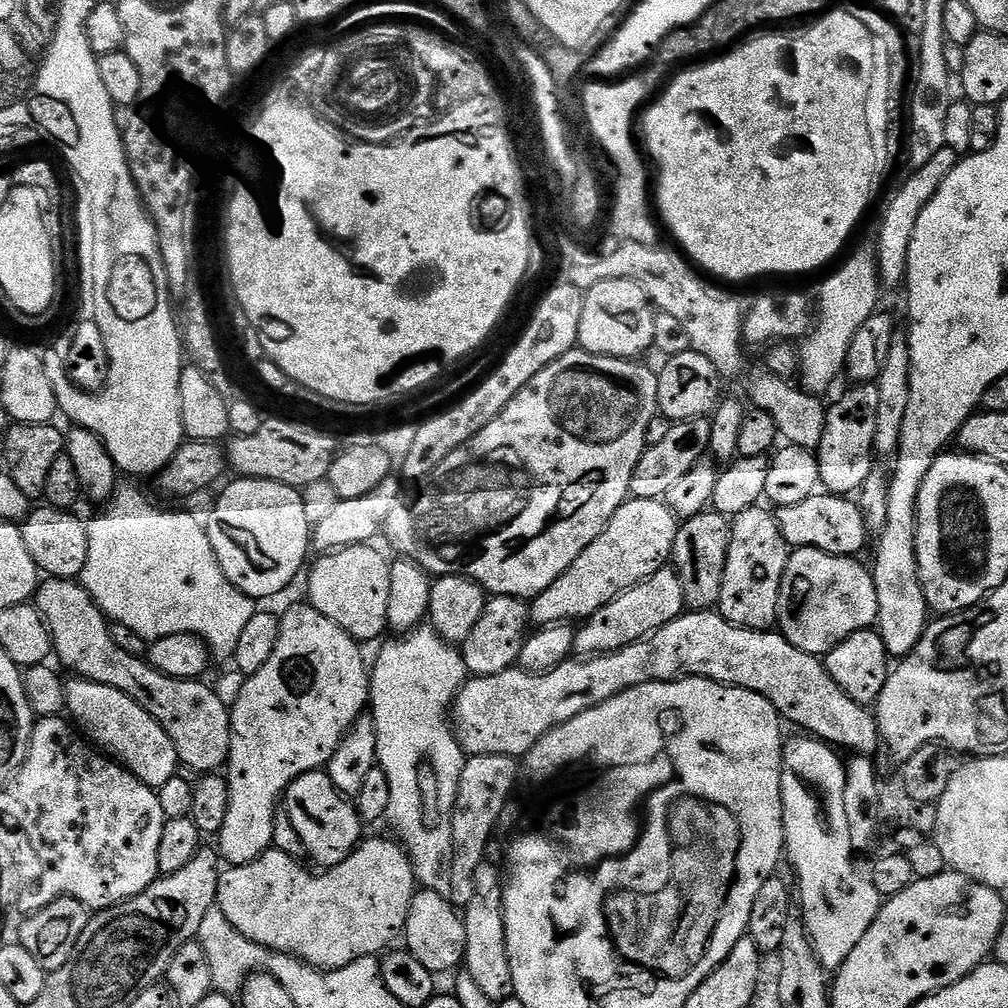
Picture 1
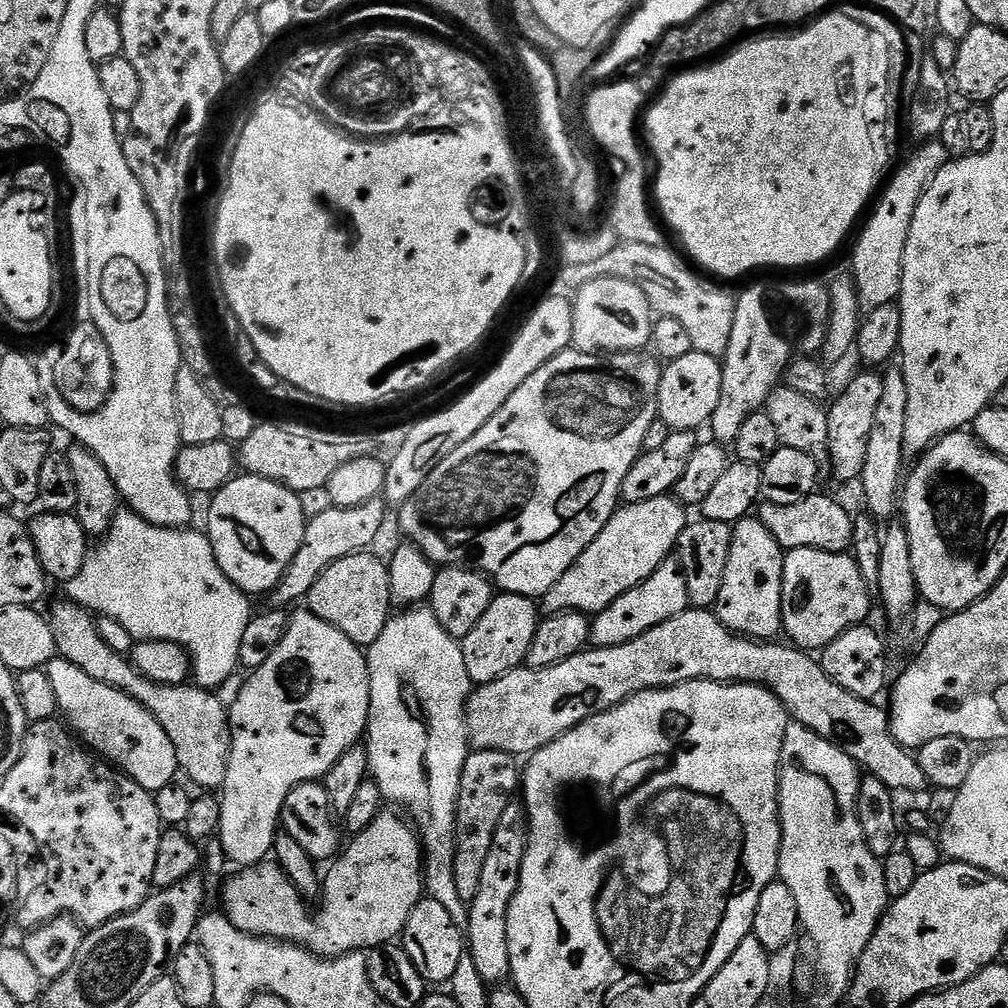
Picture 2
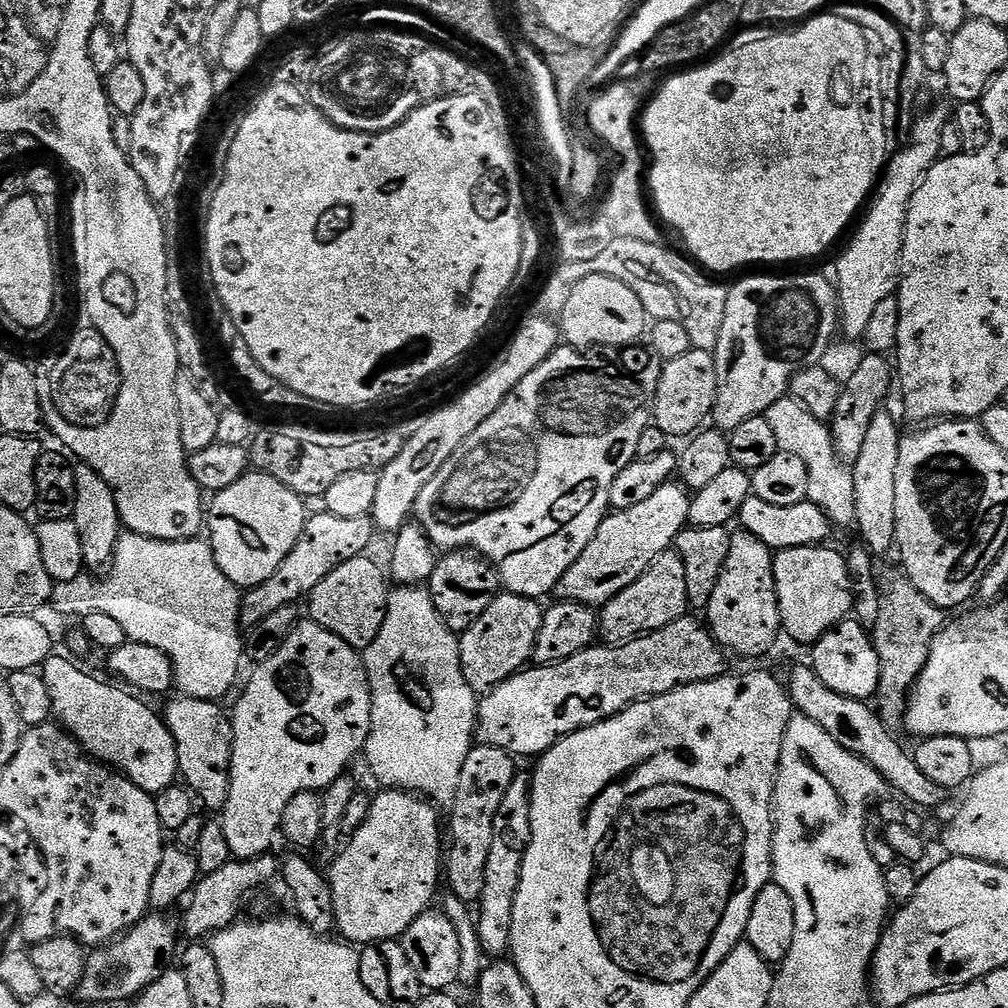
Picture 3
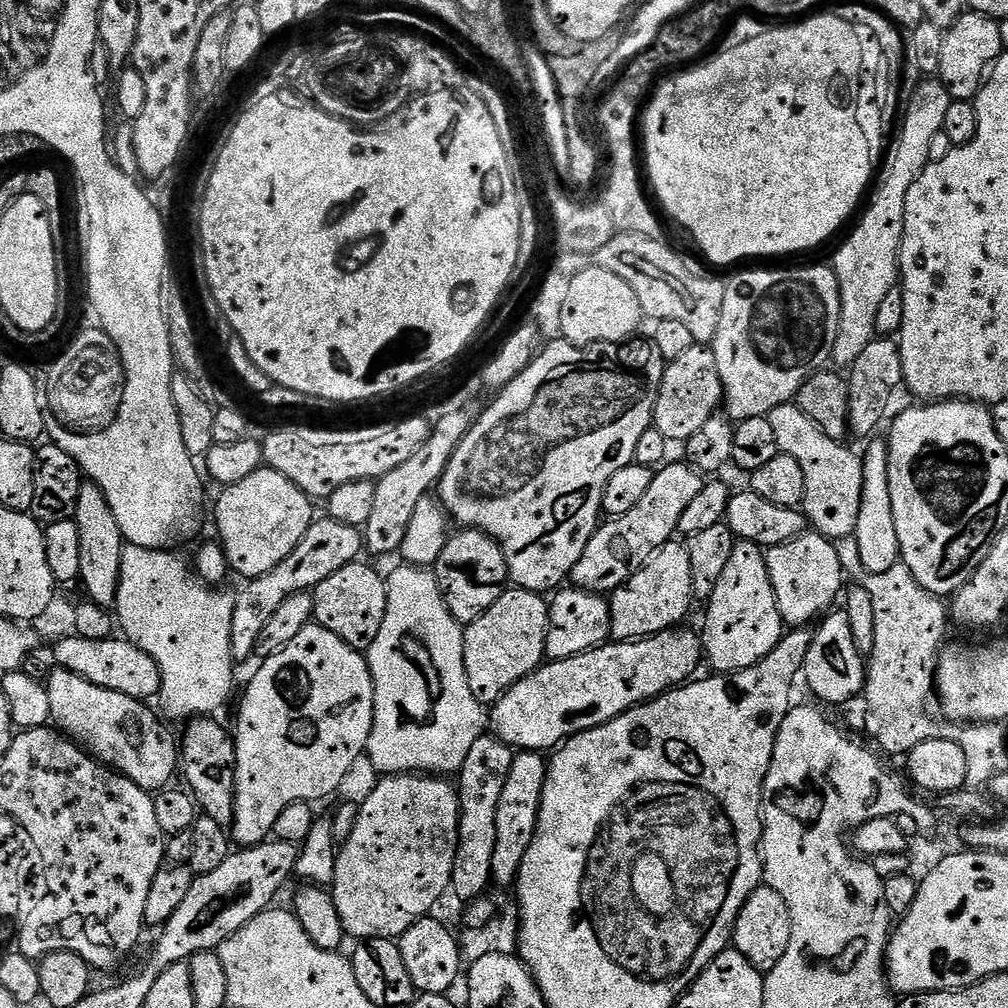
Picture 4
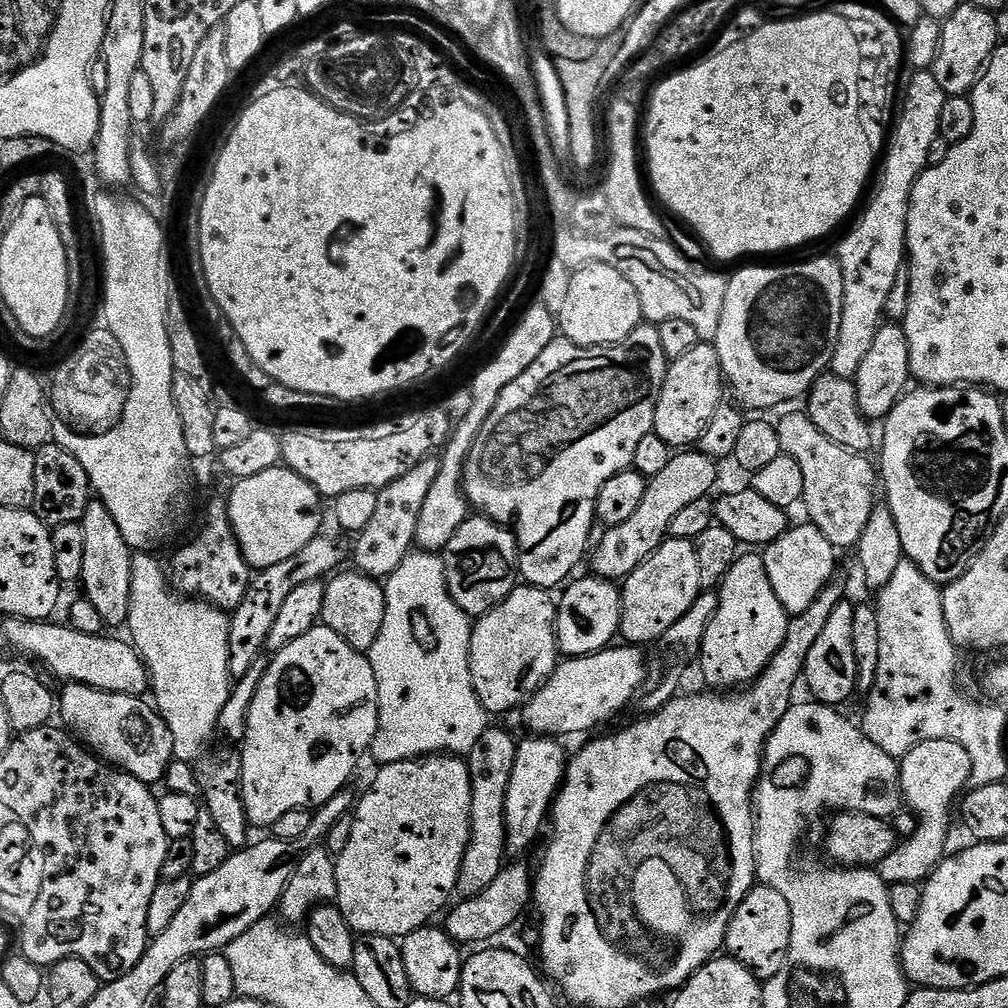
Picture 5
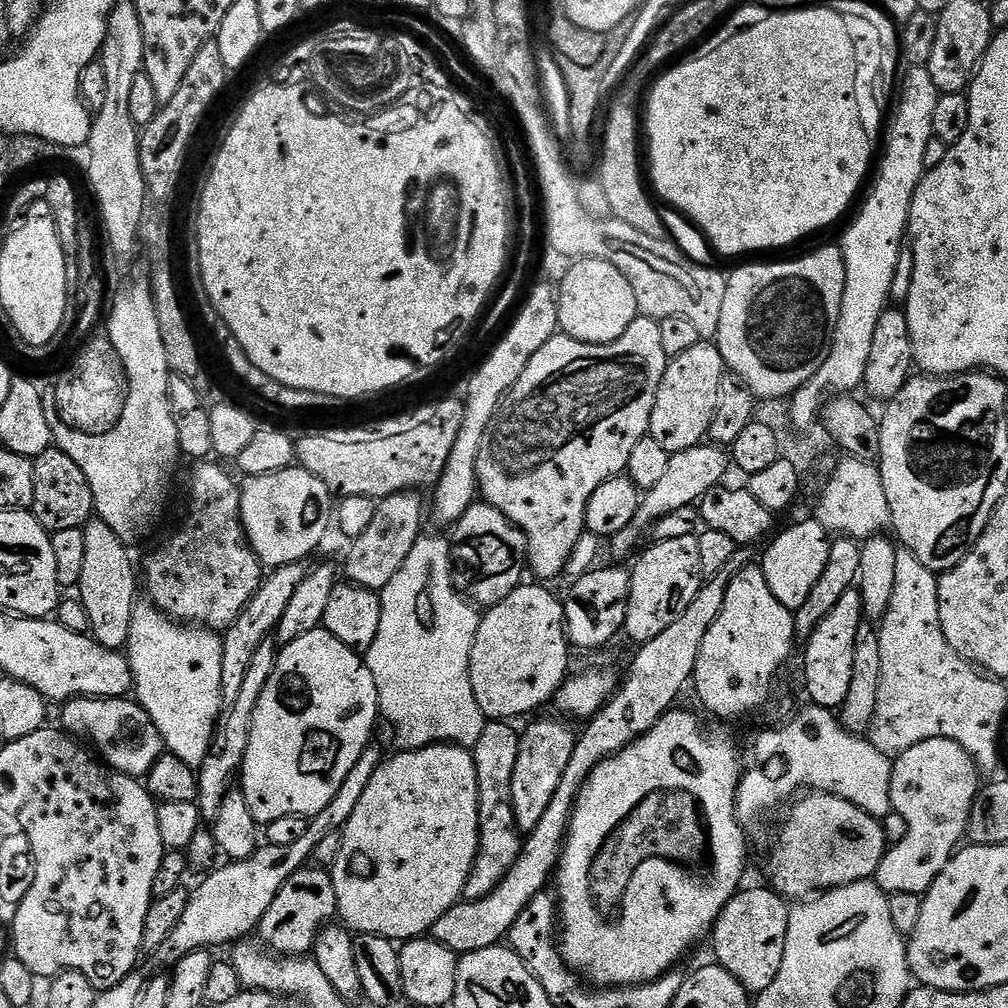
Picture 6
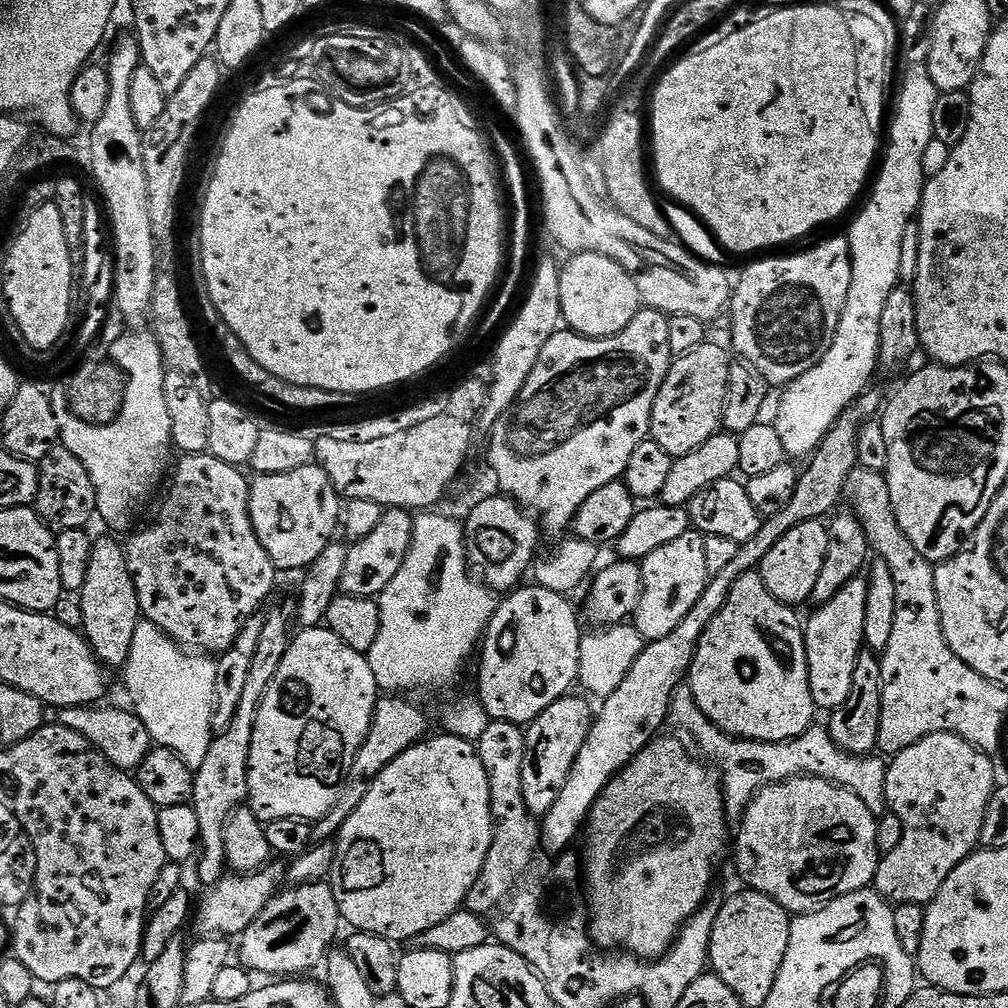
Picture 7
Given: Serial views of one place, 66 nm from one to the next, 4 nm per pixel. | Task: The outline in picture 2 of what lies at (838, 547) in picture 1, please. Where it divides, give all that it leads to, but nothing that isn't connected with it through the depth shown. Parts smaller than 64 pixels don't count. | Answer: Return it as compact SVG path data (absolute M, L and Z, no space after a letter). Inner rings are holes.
M813 494L793 504L761 503L758 518L785 550L813 548L823 552L847 553L852 546L853 513L848 513L838 501L820 495Z

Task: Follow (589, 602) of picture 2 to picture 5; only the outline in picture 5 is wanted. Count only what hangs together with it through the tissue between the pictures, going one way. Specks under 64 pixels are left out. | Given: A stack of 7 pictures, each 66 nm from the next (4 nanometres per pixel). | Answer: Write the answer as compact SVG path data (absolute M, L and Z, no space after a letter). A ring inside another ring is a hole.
M699 450L677 451L670 466L648 480L648 489L634 515L603 533L605 536L601 538L596 553L595 548L591 553L591 571L601 580L623 582L649 554L658 550L662 541L669 539L670 522L678 518L678 510L686 510L690 502L698 502L709 495L708 491L716 484L716 468L717 461L703 456Z

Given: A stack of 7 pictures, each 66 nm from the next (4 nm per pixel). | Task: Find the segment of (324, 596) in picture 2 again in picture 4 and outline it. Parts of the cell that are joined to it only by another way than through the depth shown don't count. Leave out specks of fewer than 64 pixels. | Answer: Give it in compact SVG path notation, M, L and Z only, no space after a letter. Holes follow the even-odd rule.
M364 563L342 566L342 570L330 574L326 582L314 589L312 619L330 630L330 634L338 634L338 638L342 638L342 642L346 642L351 648L367 653L368 648L374 646L374 638L378 638L378 630L382 630L382 618L386 618L388 582L383 575L379 576L370 565Z

